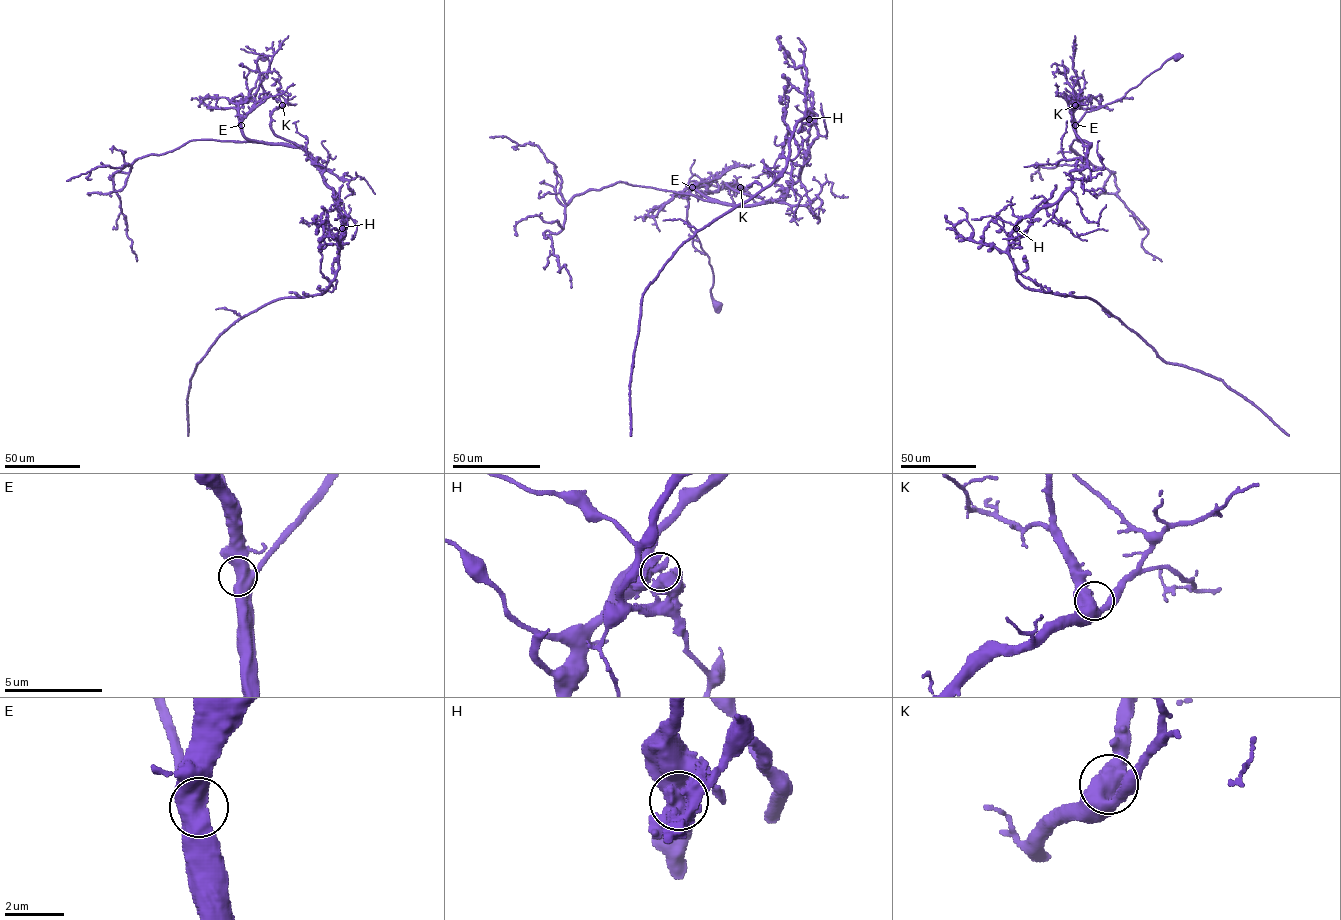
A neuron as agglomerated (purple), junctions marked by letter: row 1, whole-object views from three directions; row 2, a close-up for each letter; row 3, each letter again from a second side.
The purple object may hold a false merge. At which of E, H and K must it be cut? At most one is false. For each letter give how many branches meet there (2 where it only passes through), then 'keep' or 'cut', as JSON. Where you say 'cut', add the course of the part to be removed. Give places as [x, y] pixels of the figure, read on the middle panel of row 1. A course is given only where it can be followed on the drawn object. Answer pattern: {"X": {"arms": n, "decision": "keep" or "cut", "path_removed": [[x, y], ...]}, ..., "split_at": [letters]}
{"E": {"arms": 3, "decision": "keep"}, "H": {"arms": 3, "decision": "cut", "path_removed": [[809, 118], [807, 110], [793, 130], [785, 169], [768, 185], [686, 240], [644, 293], [629, 388], [630, 435]]}, "K": {"arms": 3, "decision": "keep"}, "split_at": ["H"]}

